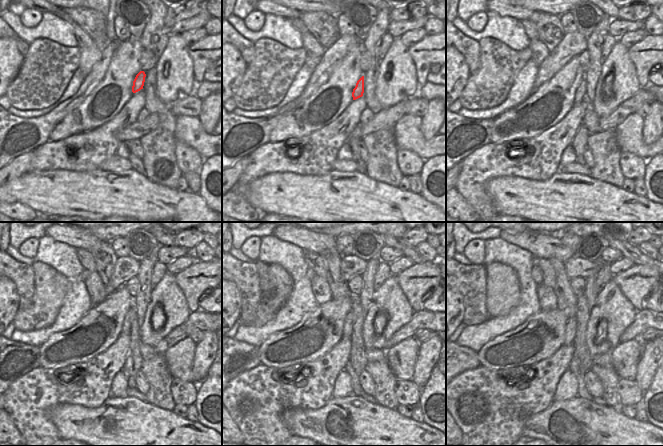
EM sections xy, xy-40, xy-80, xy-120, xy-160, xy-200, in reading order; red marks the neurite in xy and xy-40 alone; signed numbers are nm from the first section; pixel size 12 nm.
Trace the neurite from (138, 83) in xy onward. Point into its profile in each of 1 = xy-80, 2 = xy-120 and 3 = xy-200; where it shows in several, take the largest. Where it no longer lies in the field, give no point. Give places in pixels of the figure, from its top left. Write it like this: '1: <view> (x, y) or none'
1: xy-80 (581, 91)
2: xy-120 (131, 315)
3: xy-200 (570, 329)

